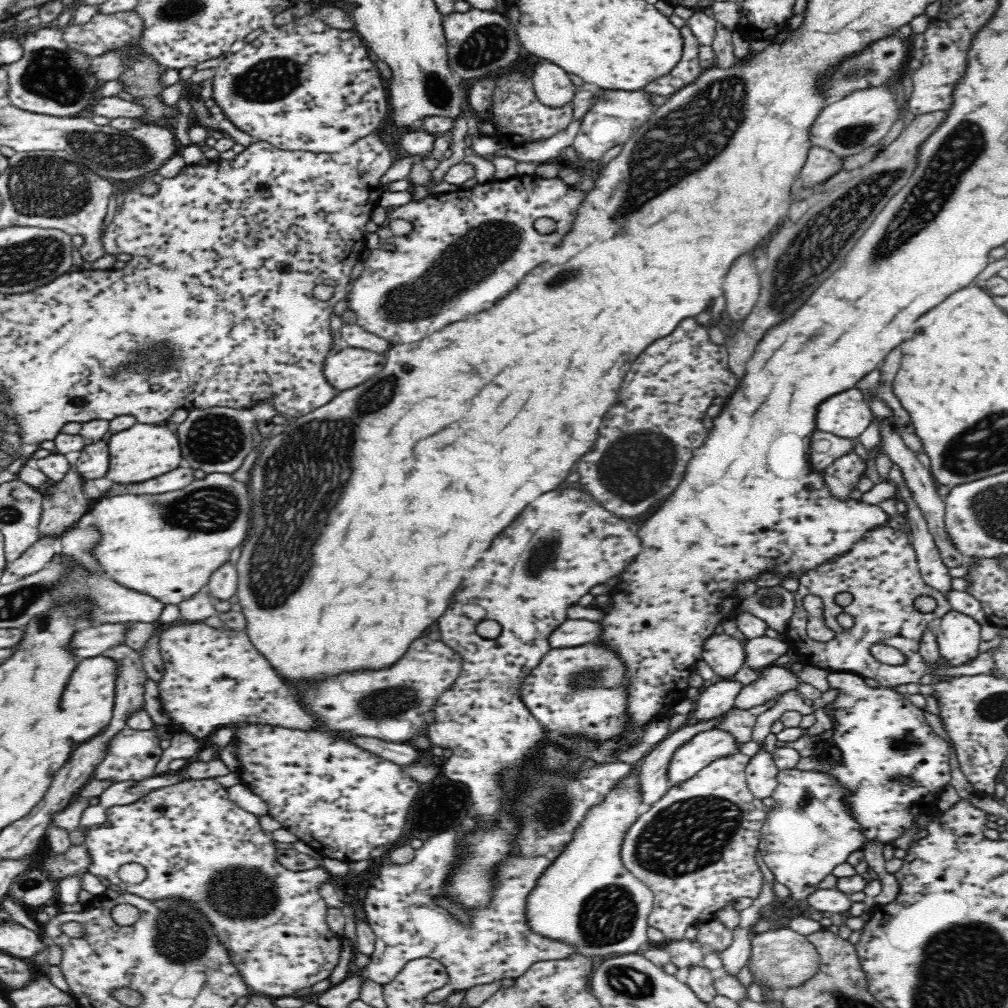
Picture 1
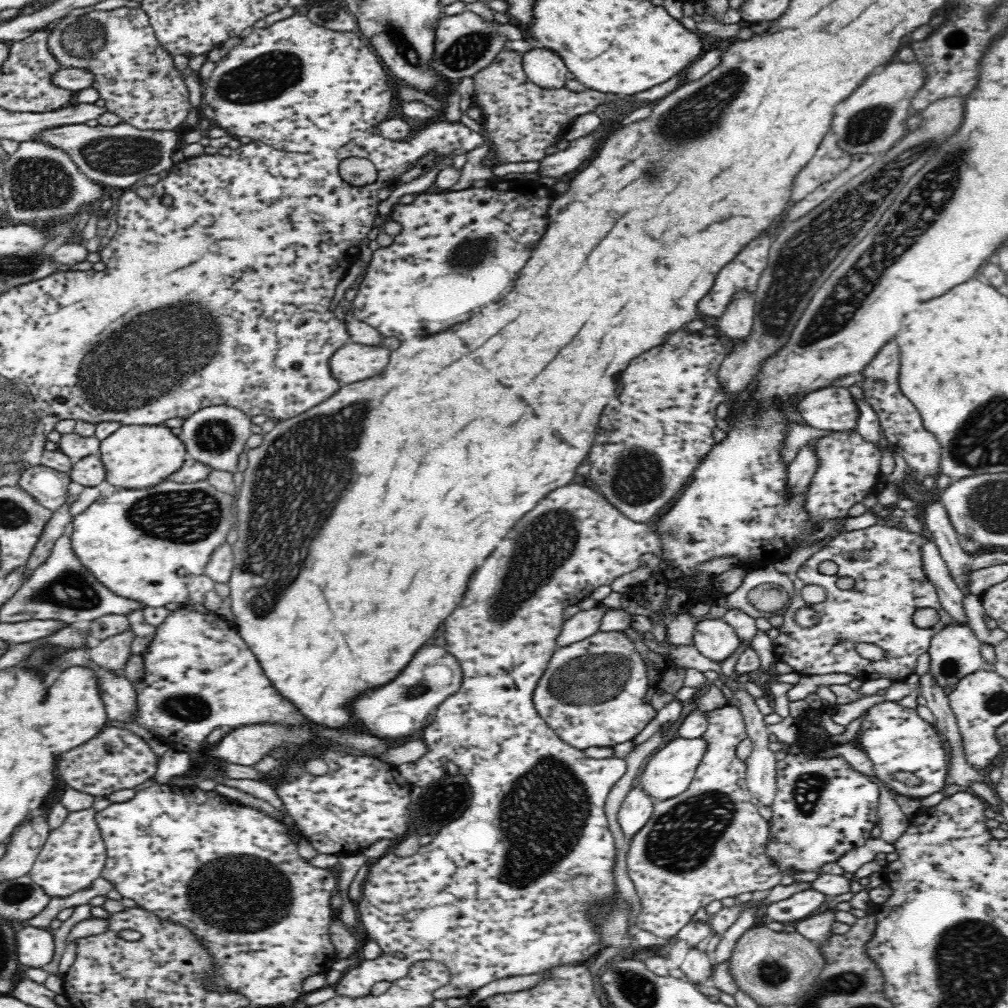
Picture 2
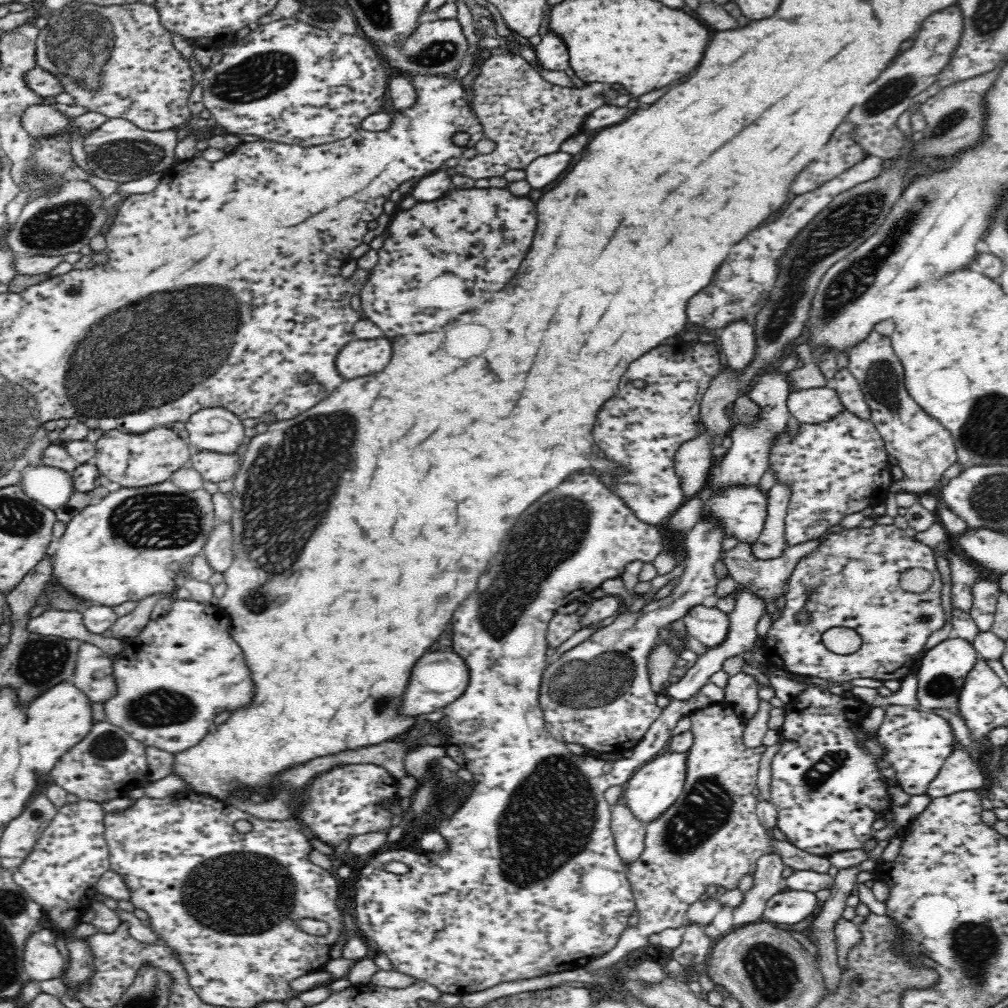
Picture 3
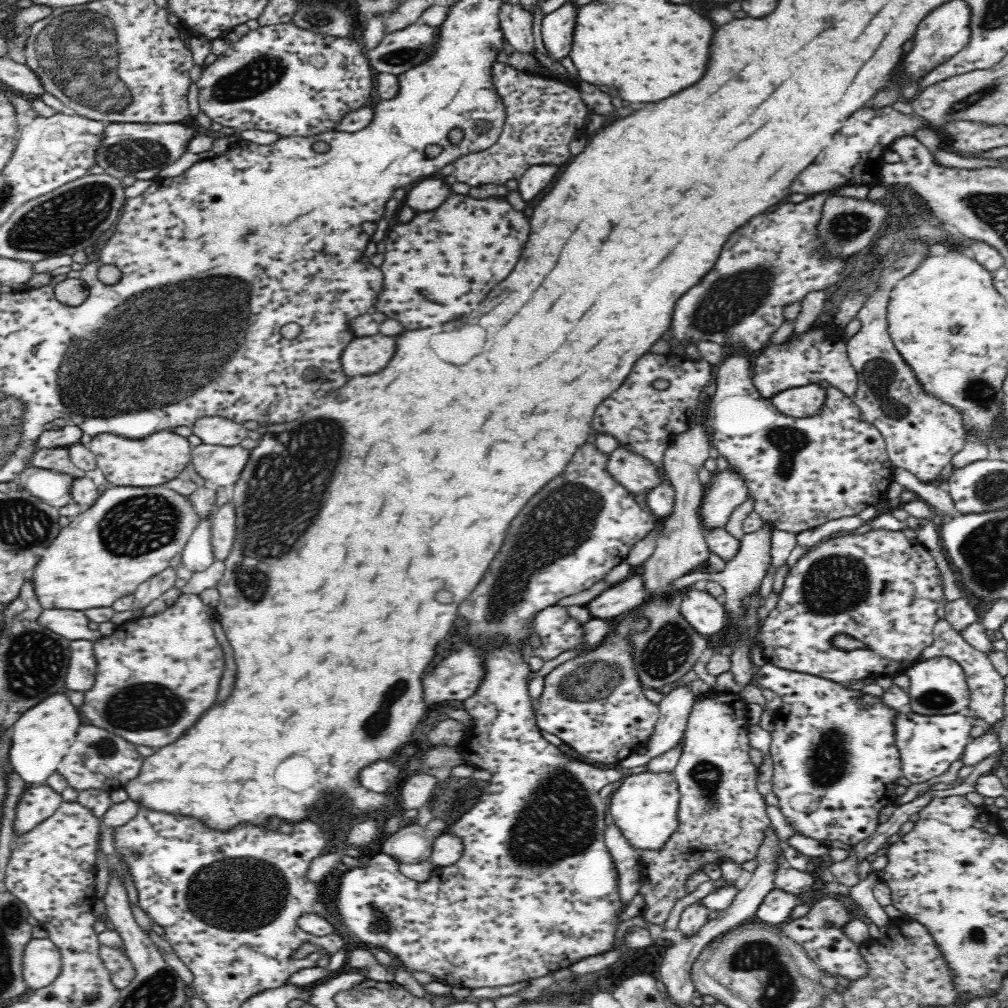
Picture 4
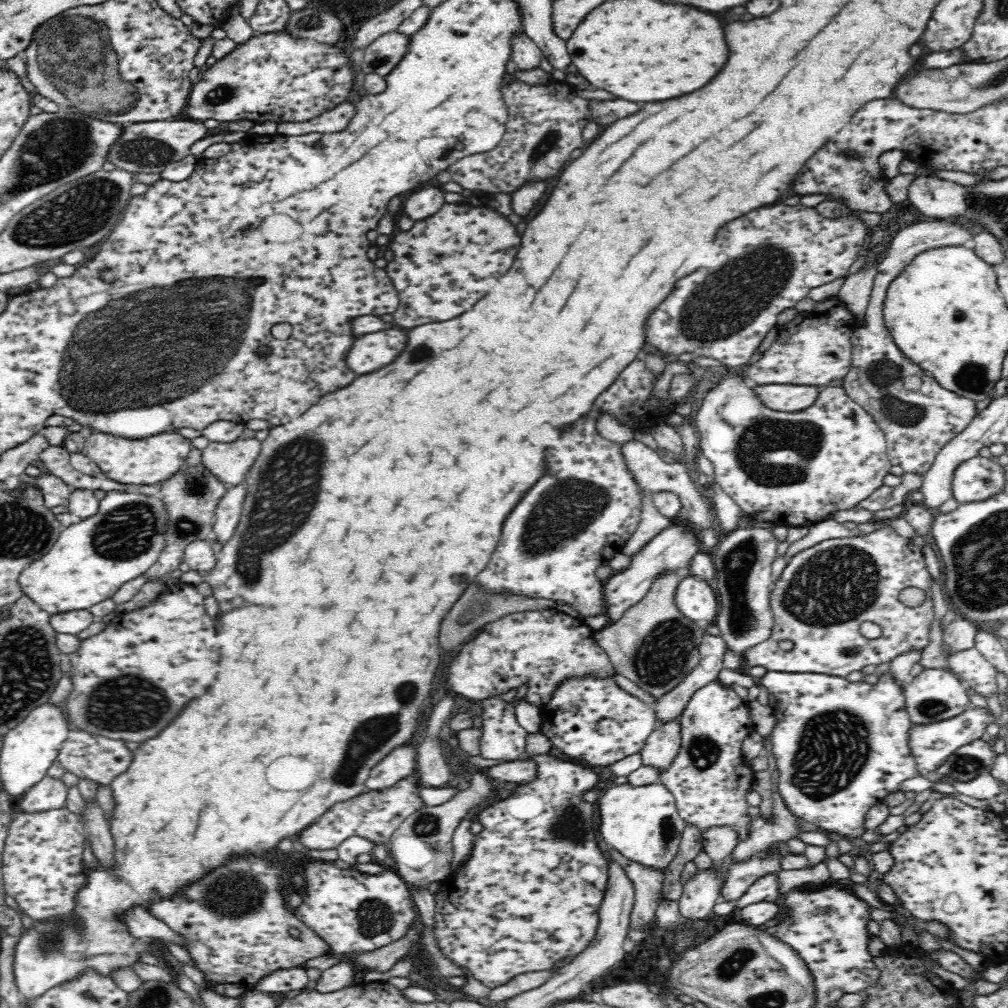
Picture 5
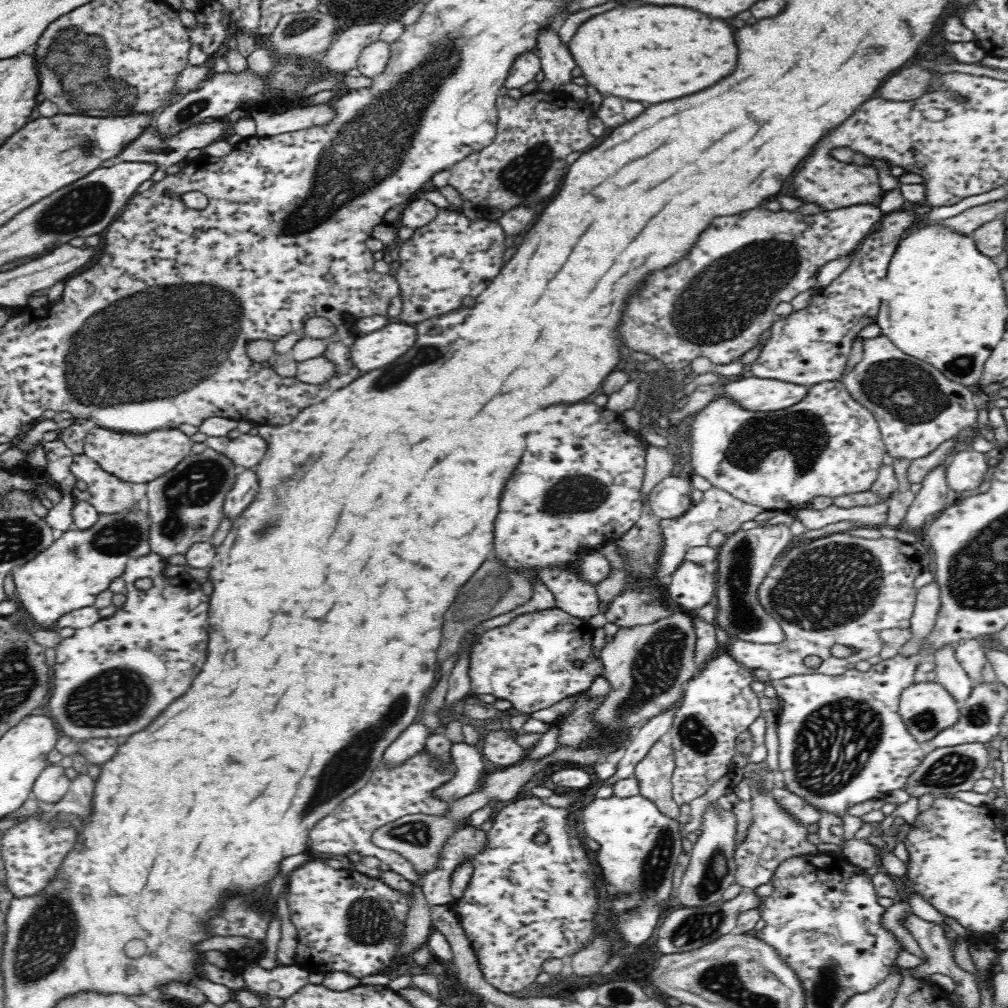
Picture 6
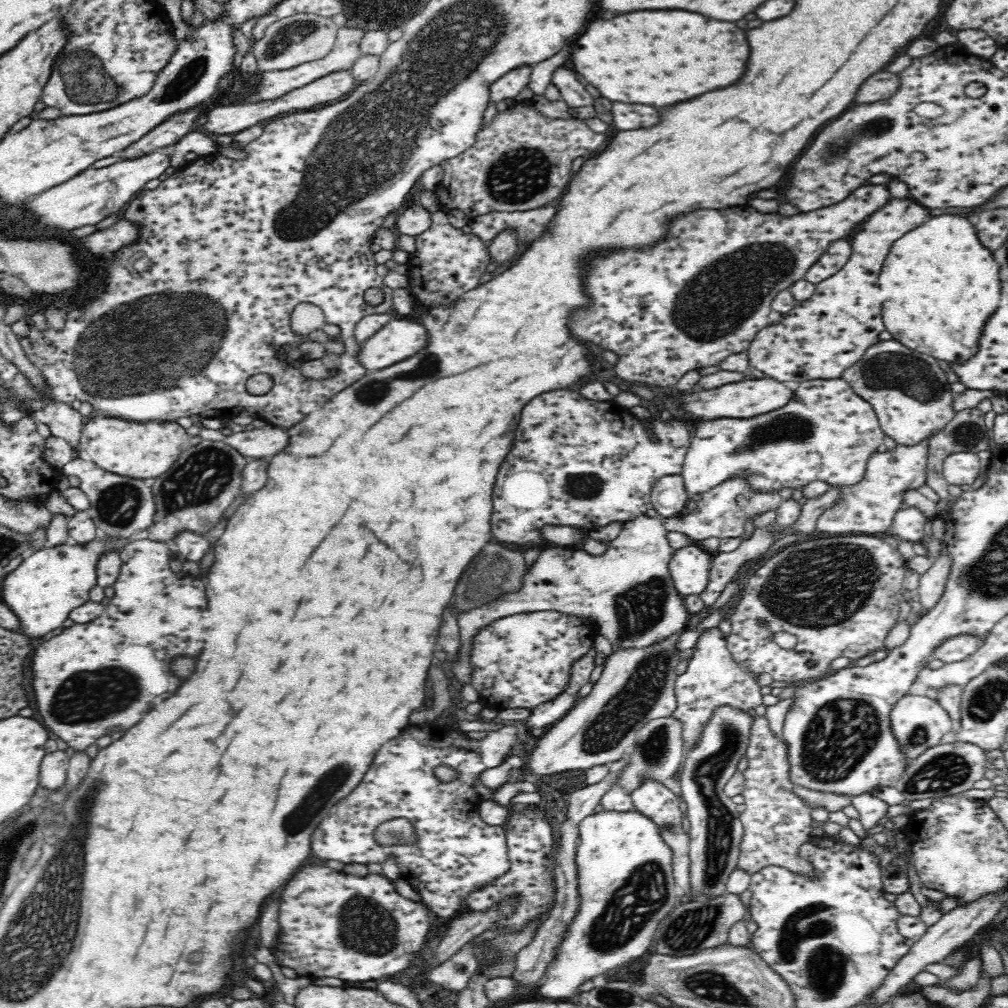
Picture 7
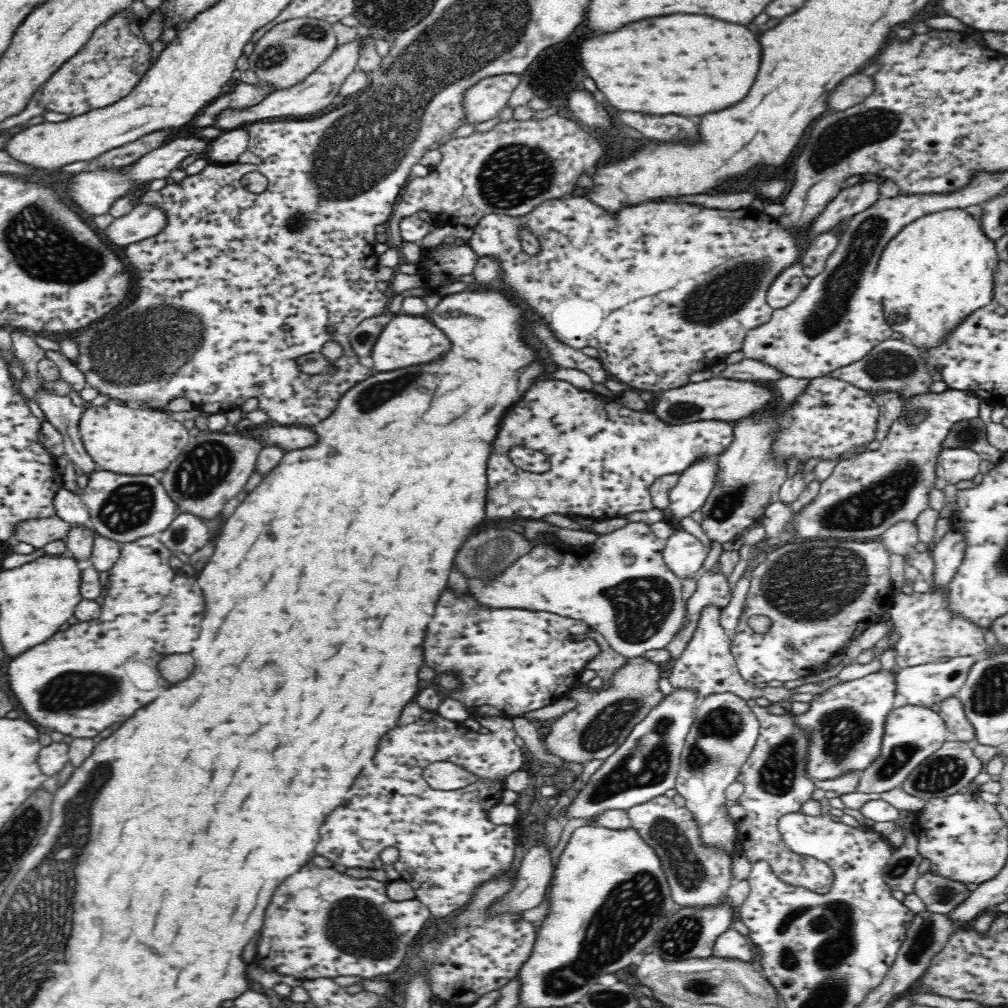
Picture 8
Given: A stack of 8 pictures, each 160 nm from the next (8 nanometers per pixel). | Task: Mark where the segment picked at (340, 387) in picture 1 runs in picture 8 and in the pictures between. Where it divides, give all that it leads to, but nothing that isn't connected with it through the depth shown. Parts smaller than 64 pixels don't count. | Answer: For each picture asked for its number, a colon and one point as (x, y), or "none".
2: (353, 362)
3: (360, 357)
4: (363, 355)
5: (369, 352)
6: (376, 349)
7: (399, 339)
8: (406, 339)

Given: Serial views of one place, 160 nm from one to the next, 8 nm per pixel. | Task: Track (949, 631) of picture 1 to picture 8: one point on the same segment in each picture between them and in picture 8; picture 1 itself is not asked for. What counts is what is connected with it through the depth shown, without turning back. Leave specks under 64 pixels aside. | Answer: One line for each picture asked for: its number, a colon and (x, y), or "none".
2: (955, 652)
3: (944, 670)
4: (937, 686)
5: (936, 693)
6: (927, 708)
7: (918, 722)
8: (912, 733)

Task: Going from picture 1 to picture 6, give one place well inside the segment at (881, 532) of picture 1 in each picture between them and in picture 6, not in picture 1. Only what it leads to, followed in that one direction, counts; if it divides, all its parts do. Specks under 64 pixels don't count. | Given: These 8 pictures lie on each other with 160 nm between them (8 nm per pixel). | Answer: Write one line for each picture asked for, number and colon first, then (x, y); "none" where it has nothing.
2: (885, 563)
3: (855, 573)
4: (884, 589)
5: (825, 592)
6: (839, 589)

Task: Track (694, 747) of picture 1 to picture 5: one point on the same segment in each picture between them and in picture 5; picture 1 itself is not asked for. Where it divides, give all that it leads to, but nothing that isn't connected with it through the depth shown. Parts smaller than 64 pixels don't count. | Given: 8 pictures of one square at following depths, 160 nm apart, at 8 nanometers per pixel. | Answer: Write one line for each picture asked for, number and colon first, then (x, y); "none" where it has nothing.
2: (669, 772)
3: (654, 787)
4: (644, 805)
5: (642, 822)

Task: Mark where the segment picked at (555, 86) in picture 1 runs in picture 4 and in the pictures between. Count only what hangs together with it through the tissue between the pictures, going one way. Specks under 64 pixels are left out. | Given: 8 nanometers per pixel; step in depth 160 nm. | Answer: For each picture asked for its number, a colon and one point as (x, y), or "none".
2: (544, 68)
3: (550, 52)
4: (556, 27)

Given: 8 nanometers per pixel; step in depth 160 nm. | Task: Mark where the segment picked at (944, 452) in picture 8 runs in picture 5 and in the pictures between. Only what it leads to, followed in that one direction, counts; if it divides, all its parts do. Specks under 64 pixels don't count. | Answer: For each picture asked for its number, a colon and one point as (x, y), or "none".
5: (978, 478)
6: (967, 470)
7: (960, 468)

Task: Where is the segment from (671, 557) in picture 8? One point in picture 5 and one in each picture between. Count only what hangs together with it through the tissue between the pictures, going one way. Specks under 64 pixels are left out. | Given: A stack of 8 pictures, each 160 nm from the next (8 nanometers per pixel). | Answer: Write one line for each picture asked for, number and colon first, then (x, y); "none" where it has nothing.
5: (696, 599)
6: (690, 587)
7: (689, 568)

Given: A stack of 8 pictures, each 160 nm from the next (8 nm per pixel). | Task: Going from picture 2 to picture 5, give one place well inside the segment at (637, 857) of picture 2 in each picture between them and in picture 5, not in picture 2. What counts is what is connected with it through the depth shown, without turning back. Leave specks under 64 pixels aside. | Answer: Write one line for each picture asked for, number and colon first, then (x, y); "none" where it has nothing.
3: (711, 836)
4: (721, 814)
5: (710, 778)

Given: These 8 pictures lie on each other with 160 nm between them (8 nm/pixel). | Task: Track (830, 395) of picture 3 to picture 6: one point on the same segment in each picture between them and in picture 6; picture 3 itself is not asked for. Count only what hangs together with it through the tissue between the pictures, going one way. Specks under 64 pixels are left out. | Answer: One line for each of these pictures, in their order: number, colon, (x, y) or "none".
4: (805, 401)
5: (779, 397)
6: (755, 394)

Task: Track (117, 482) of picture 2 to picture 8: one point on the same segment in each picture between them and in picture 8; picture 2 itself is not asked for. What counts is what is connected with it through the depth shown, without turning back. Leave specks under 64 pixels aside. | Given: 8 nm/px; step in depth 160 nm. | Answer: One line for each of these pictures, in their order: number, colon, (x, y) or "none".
3: (132, 460)
4: (162, 456)
5: (157, 458)
6: (131, 458)
7: (147, 450)
8: (133, 442)

